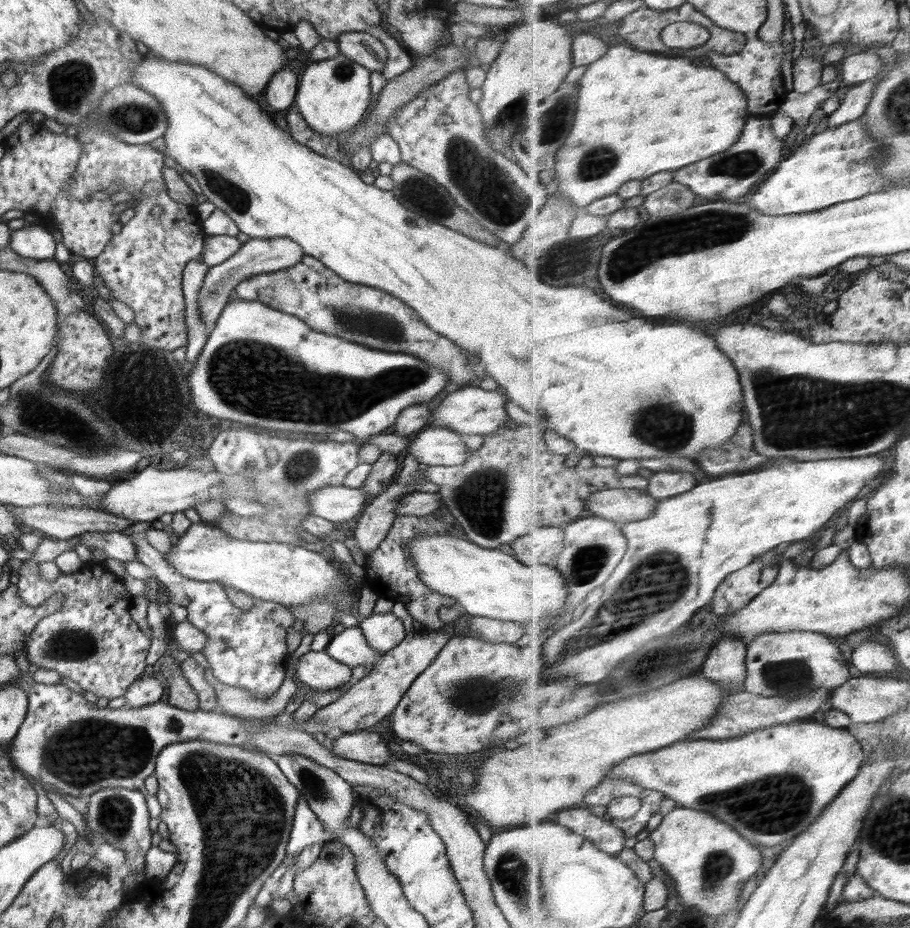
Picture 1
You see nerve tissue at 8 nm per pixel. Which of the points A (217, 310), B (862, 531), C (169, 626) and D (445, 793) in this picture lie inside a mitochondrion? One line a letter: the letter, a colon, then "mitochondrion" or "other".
A: other
B: other
C: other
D: other

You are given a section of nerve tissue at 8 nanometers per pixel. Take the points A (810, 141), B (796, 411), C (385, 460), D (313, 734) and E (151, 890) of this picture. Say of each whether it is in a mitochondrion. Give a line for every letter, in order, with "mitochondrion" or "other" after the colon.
A: other
B: mitochondrion
C: other
D: other
E: other

